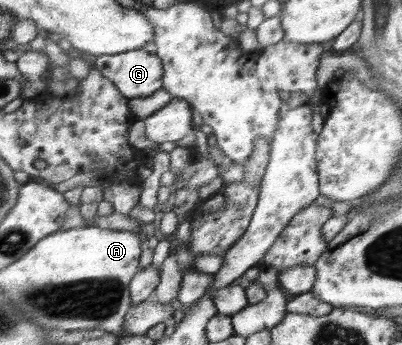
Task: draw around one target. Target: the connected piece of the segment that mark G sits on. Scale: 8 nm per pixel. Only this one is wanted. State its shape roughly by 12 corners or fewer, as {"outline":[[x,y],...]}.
{"outline":[[144,49],[103,54],[94,68],[125,98],[163,88],[162,59]]}

